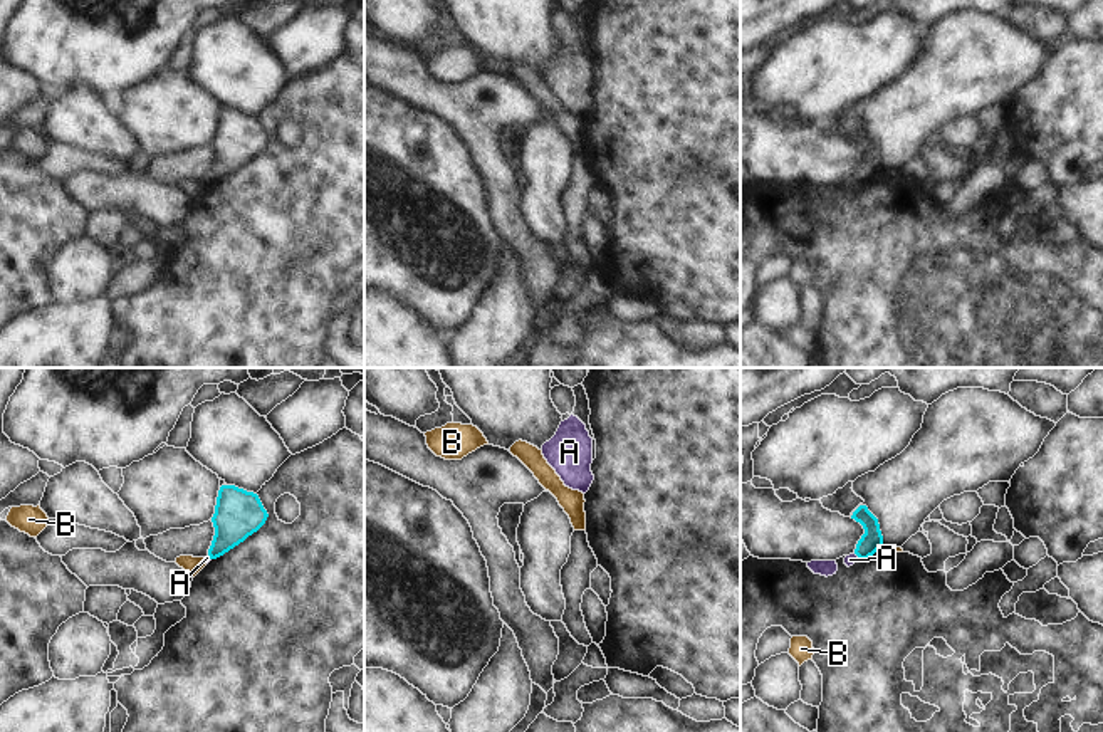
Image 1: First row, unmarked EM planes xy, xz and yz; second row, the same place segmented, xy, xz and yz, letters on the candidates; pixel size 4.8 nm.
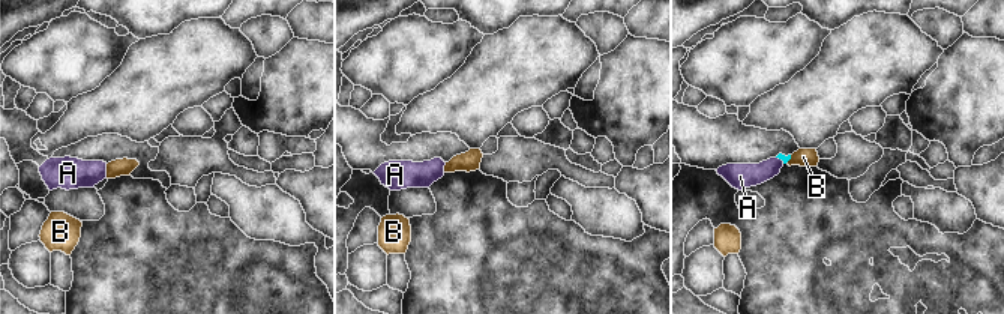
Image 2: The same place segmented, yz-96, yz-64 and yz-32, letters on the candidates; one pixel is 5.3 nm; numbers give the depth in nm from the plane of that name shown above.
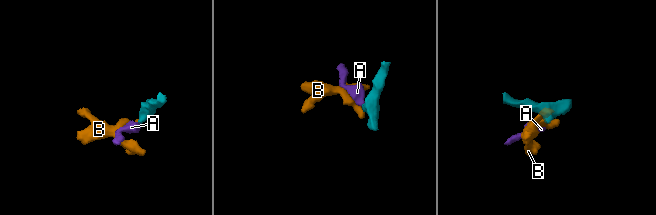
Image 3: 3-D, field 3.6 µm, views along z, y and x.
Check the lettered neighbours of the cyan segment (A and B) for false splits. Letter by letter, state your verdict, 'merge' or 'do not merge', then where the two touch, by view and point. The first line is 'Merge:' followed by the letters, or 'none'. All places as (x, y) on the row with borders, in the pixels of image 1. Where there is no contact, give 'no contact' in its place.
Merge: A
A: merge; meets cyan in yz at (857, 554)
B: do not merge; meets cyan in yz at (880, 546)

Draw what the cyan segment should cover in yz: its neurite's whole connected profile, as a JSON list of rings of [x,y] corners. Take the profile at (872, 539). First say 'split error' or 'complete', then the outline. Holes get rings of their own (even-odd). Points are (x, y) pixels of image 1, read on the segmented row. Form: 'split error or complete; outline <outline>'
split error; outline [[[860,505],[853,512],[851,519],[863,525],[865,534],[858,541],[855,552],[844,557],[844,564],[848,567],[853,566],[858,559],[868,559],[883,546],[878,519],[868,510],[866,505]]]

